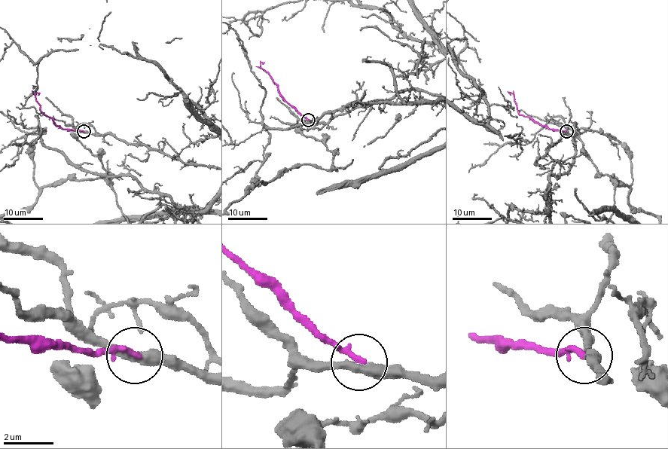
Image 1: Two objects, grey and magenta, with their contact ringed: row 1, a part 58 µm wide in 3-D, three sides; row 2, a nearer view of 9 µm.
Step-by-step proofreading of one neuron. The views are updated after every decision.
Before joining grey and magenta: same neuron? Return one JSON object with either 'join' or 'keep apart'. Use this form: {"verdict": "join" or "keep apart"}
{"verdict": "join"}

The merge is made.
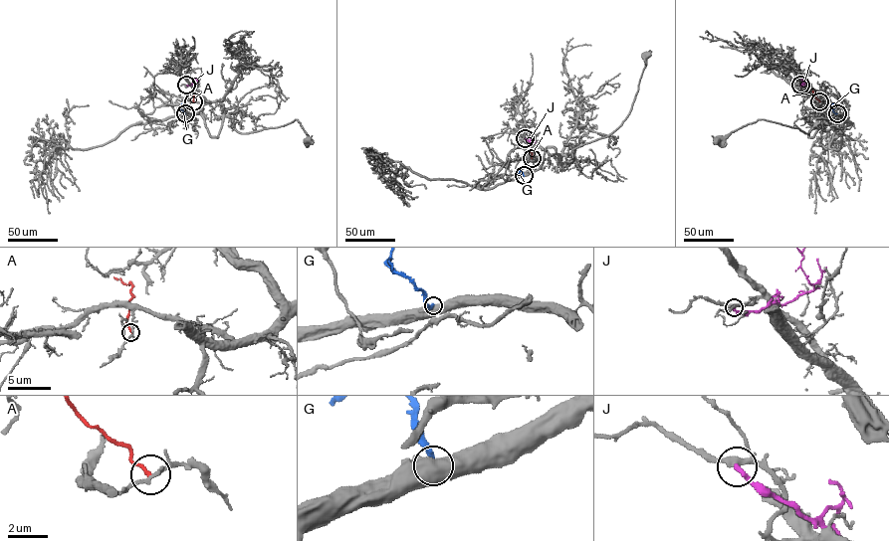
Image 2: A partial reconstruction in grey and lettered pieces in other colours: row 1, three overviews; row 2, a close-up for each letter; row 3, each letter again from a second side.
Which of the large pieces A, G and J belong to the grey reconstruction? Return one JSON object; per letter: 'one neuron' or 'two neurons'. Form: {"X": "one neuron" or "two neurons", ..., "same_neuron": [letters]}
{"A": "two neurons", "G": "two neurons", "J": "two neurons", "same_neuron": []}

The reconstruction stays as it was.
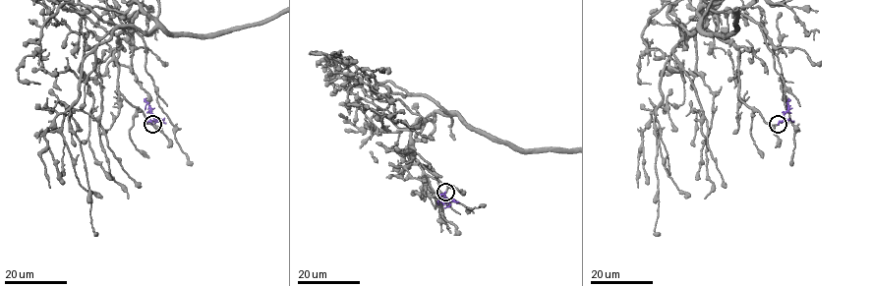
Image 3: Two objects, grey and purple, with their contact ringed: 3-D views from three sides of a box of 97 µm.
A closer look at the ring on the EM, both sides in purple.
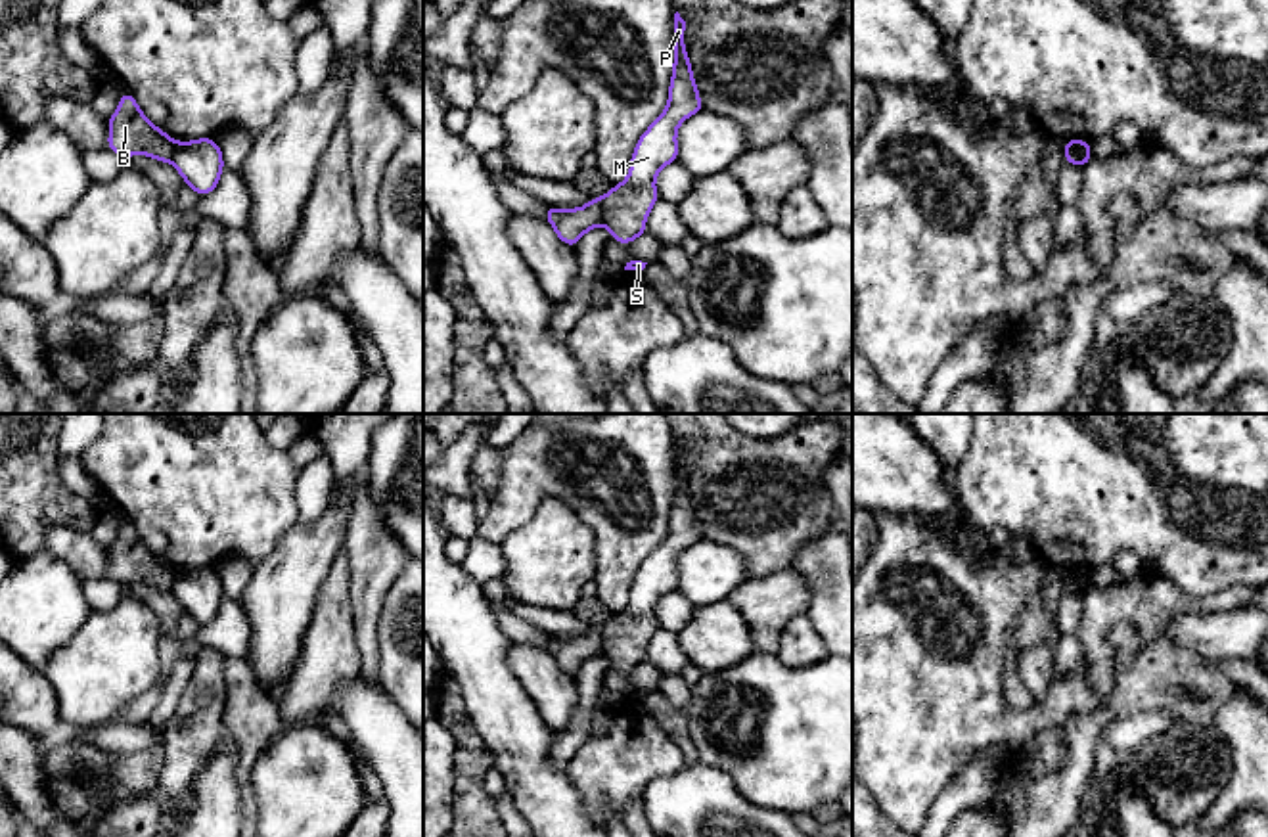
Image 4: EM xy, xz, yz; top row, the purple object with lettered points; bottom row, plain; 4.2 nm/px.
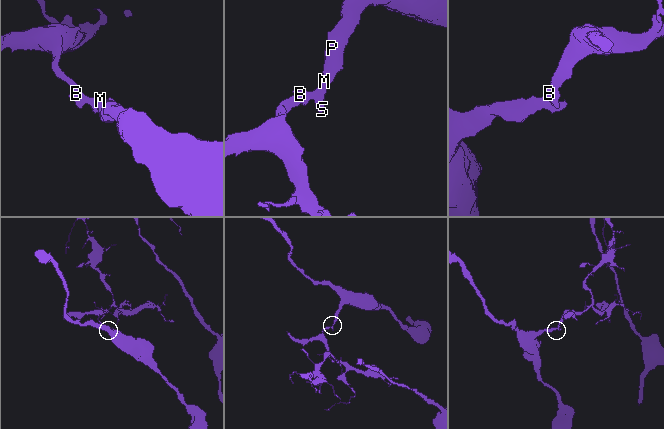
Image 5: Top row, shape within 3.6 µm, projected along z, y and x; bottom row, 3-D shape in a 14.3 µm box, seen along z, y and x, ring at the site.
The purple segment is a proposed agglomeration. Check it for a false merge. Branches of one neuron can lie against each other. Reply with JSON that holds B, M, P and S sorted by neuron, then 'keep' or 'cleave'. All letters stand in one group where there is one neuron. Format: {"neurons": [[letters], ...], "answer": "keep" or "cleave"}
{"neurons": [["B"], ["M", "P", "S"]], "answer": "cleave"}

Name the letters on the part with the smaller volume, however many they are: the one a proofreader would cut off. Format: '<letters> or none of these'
B

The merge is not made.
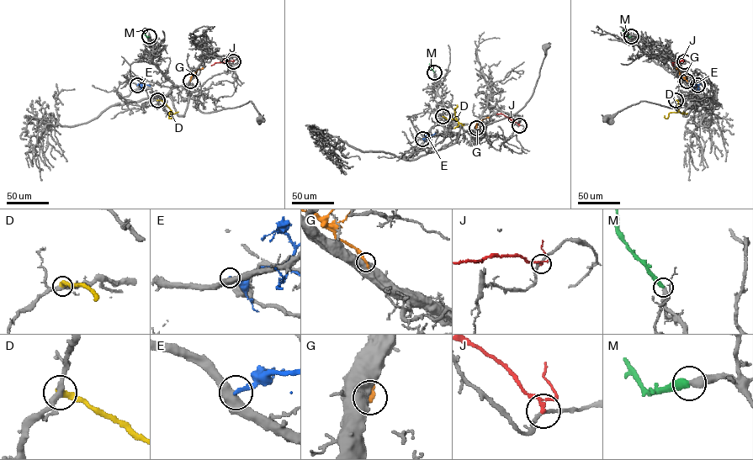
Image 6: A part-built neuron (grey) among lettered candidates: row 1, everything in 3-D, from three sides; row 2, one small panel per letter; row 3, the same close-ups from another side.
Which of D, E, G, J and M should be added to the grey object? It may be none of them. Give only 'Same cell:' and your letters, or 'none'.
Same cell: M

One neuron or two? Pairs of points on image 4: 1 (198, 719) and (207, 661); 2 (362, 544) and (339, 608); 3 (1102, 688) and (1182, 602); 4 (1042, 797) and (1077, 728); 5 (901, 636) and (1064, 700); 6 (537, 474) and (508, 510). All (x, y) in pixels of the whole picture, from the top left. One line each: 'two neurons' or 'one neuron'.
1: one neuron
2: two neurons
3: one neuron
4: one neuron
5: one neuron
6: one neuron

